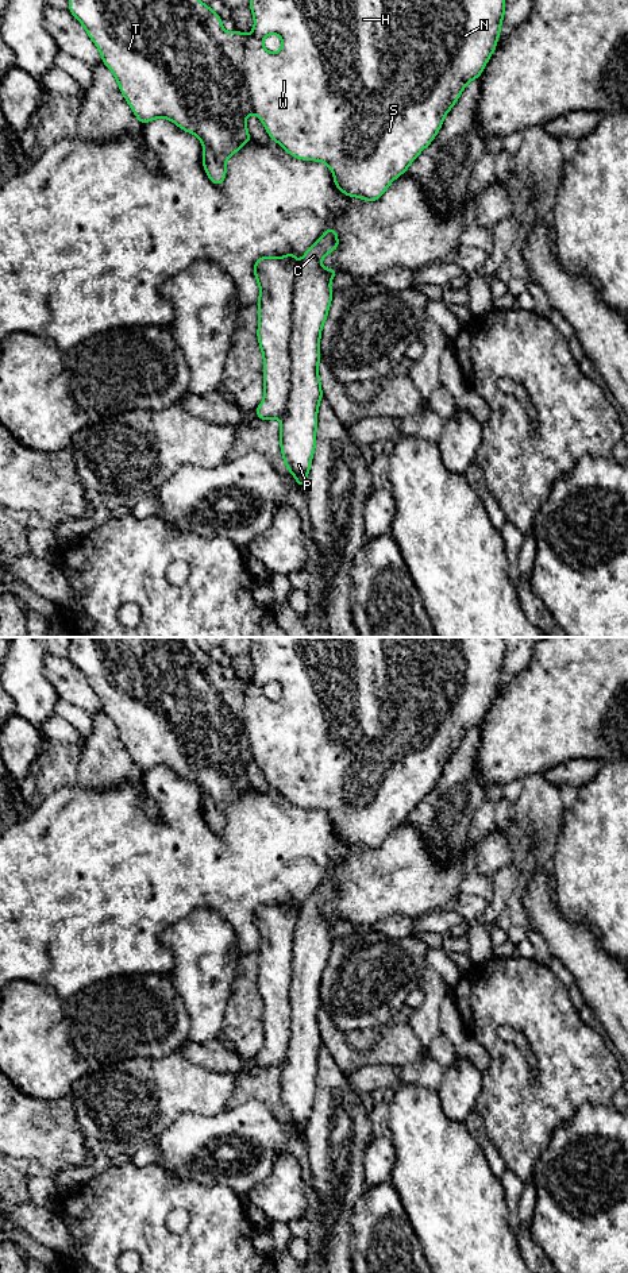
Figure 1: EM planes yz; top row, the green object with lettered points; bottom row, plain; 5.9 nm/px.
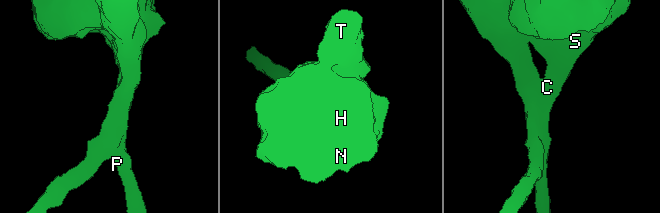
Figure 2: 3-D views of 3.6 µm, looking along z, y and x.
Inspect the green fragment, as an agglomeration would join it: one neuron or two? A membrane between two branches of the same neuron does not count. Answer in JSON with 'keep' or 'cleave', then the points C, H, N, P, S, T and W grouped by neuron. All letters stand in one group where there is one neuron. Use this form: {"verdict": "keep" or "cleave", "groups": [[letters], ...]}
{"verdict": "cleave", "groups": [["C", "H", "N", "P", "S", "W"], ["T"]]}

